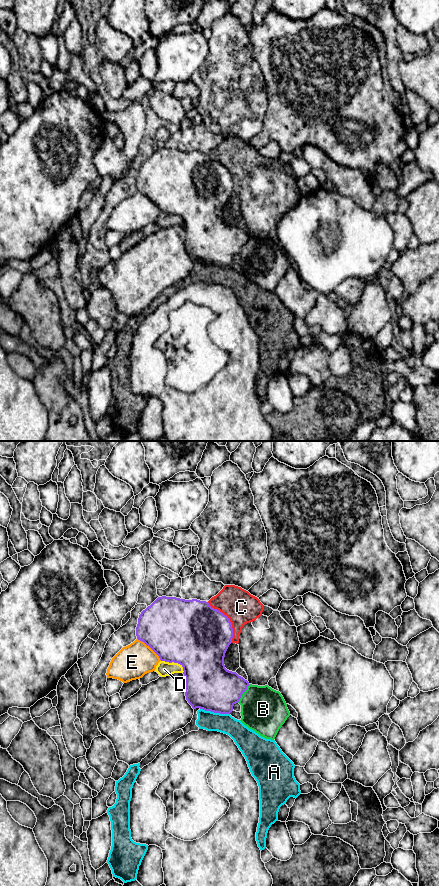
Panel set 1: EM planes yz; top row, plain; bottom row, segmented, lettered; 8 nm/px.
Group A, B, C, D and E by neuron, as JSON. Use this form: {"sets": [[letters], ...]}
{"sets": [["A"], ["B"], ["C"], ["D"], ["E"]]}

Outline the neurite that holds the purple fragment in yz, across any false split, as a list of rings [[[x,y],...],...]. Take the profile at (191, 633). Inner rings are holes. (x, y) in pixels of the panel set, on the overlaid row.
[[[158,597],[139,615],[136,636],[138,640],[149,646],[161,661],[178,663],[183,667],[183,674],[186,678],[185,696],[193,709],[200,708],[214,713],[230,714],[233,706],[239,702],[249,686],[247,680],[225,668],[225,653],[233,638],[232,623],[226,615],[212,608],[206,601]]]

